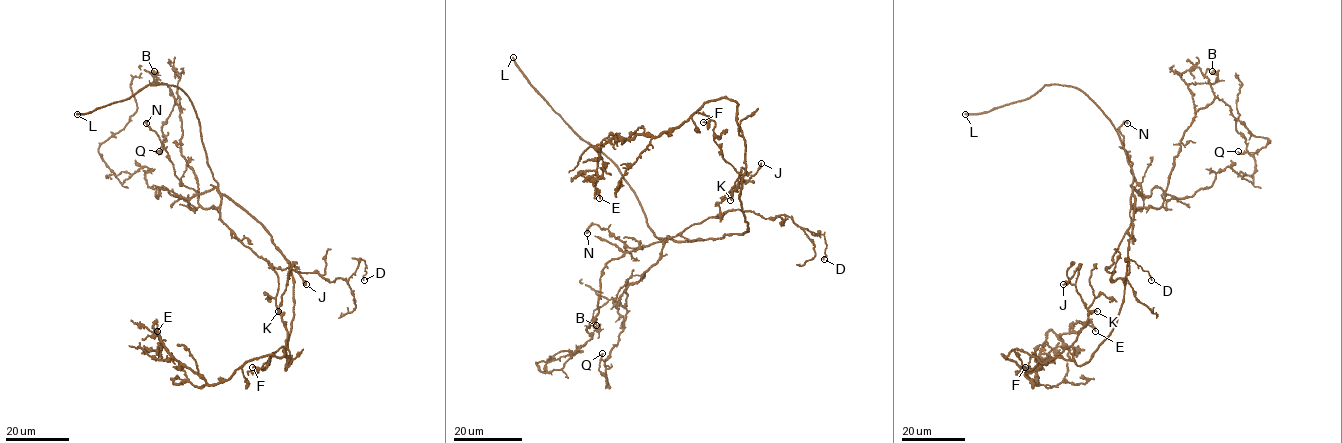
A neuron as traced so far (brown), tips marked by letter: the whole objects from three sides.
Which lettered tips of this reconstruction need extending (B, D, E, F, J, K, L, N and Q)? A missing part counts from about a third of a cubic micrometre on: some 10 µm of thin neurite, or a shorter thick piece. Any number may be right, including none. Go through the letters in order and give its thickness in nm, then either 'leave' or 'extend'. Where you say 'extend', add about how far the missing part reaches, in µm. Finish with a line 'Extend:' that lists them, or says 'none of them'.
B: 200 nm | leave
D: 150 nm | leave
E: 180 nm | leave
F: 200 nm | leave
J: 280 nm | leave
K: 240 nm | leave
L: 360 nm | extend | 8 µm
N: 320 nm | leave
Q: 200 nm | leave
Extend: L

